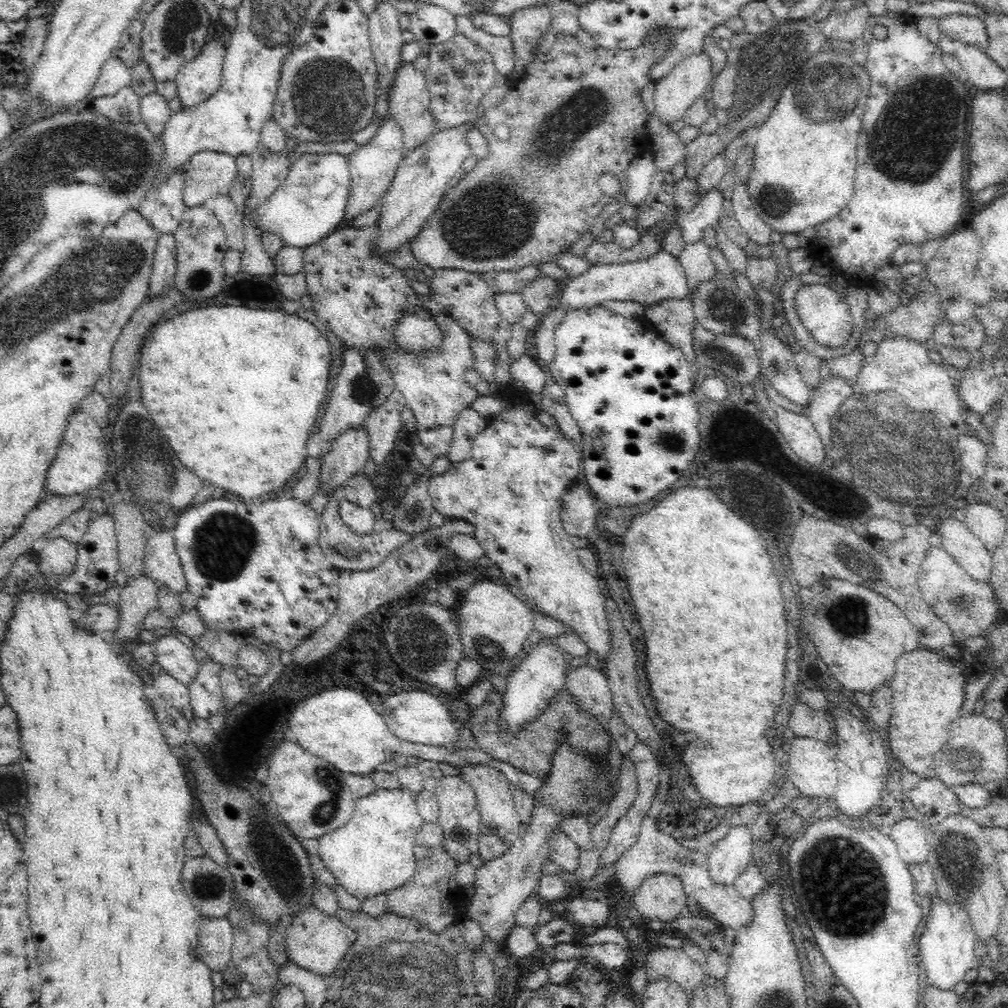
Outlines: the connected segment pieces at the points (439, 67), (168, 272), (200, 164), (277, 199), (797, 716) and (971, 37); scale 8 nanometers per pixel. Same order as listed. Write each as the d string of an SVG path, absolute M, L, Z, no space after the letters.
M456 33L450 40L428 46L429 67L424 75L430 93L430 110L434 121L446 127L469 125L481 98L497 76L493 57L466 36Z
M173 233L160 234L157 237L156 252L153 260L153 271L148 284L146 301L163 293L166 285L173 280L177 270L176 263L176 237Z
M196 152L190 156L184 172L184 205L195 207L207 198L228 195L236 176L238 169L234 156L225 152Z
M304 153L291 164L284 182L252 214L251 223L265 232L280 235L284 244L304 248L324 240L344 224L351 174L346 157L339 153Z
M798 702L791 708L790 726L795 737L812 738L822 743L832 743L833 730L830 729L830 715L822 710L810 708Z
M950 14L948 17L940 18L938 24L938 34L945 34L950 39L978 46L981 50L988 48L988 33L981 18Z

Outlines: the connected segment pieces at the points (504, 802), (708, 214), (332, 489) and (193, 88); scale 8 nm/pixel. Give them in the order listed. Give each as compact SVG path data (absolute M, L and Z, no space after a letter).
M471 765L458 767L460 777L466 780L476 793L476 802L480 811L479 854L483 862L498 858L518 838L522 824L515 809L513 794L508 786L509 780L500 771L488 765Z
M712 188L702 195L701 200L691 212L681 212L678 225L682 231L682 239L688 243L702 239L704 230L718 224L723 209L724 197L716 188Z
M364 426L349 428L339 434L332 443L328 454L322 458L321 478L319 479L320 492L327 496L335 493L346 486L346 482L358 472L363 471L365 464L370 461L370 439Z
M212 36L202 46L202 52L180 67L174 83L182 108L197 107L220 88L226 54L224 40L220 36Z

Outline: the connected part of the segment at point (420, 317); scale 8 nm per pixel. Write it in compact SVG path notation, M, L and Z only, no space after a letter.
M426 309L404 311L391 332L393 340L411 346L413 352L436 350L442 344L442 331Z

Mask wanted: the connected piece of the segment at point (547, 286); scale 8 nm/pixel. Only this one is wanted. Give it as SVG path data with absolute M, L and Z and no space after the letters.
M542 275L533 281L522 289L520 293L523 296L527 309L540 318L555 306L561 283L550 276L542 277Z

